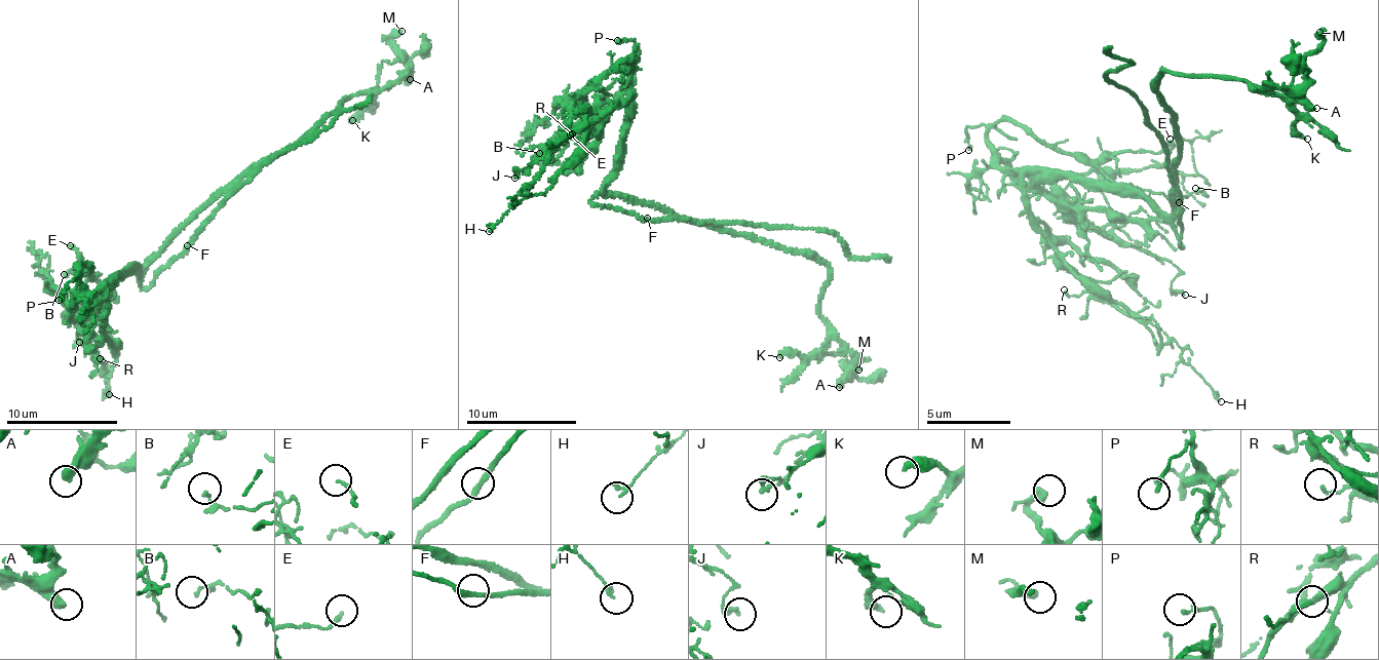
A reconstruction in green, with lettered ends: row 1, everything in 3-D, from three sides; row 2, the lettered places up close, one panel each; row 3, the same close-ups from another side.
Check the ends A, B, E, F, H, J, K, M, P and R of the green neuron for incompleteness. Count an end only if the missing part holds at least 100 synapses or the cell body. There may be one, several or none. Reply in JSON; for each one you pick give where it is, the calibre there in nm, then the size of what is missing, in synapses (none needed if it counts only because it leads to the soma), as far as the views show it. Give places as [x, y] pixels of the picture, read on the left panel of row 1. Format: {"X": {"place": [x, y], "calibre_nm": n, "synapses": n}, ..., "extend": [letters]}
{"extend": []}

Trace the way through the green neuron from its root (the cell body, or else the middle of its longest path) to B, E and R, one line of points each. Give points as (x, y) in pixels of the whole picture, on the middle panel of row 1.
B: (650, 205), (606, 190), (623, 132), (621, 105), (577, 163), (578, 152), (561, 164), (547, 164), (539, 153)
E: (650, 205), (606, 190), (625, 107), (611, 112), (600, 142), (577, 163), (592, 121), (576, 139), (570, 134)
R: (650, 205), (606, 190), (609, 176), (616, 167), (616, 147), (623, 132), (627, 102), (560, 139), (572, 133)

